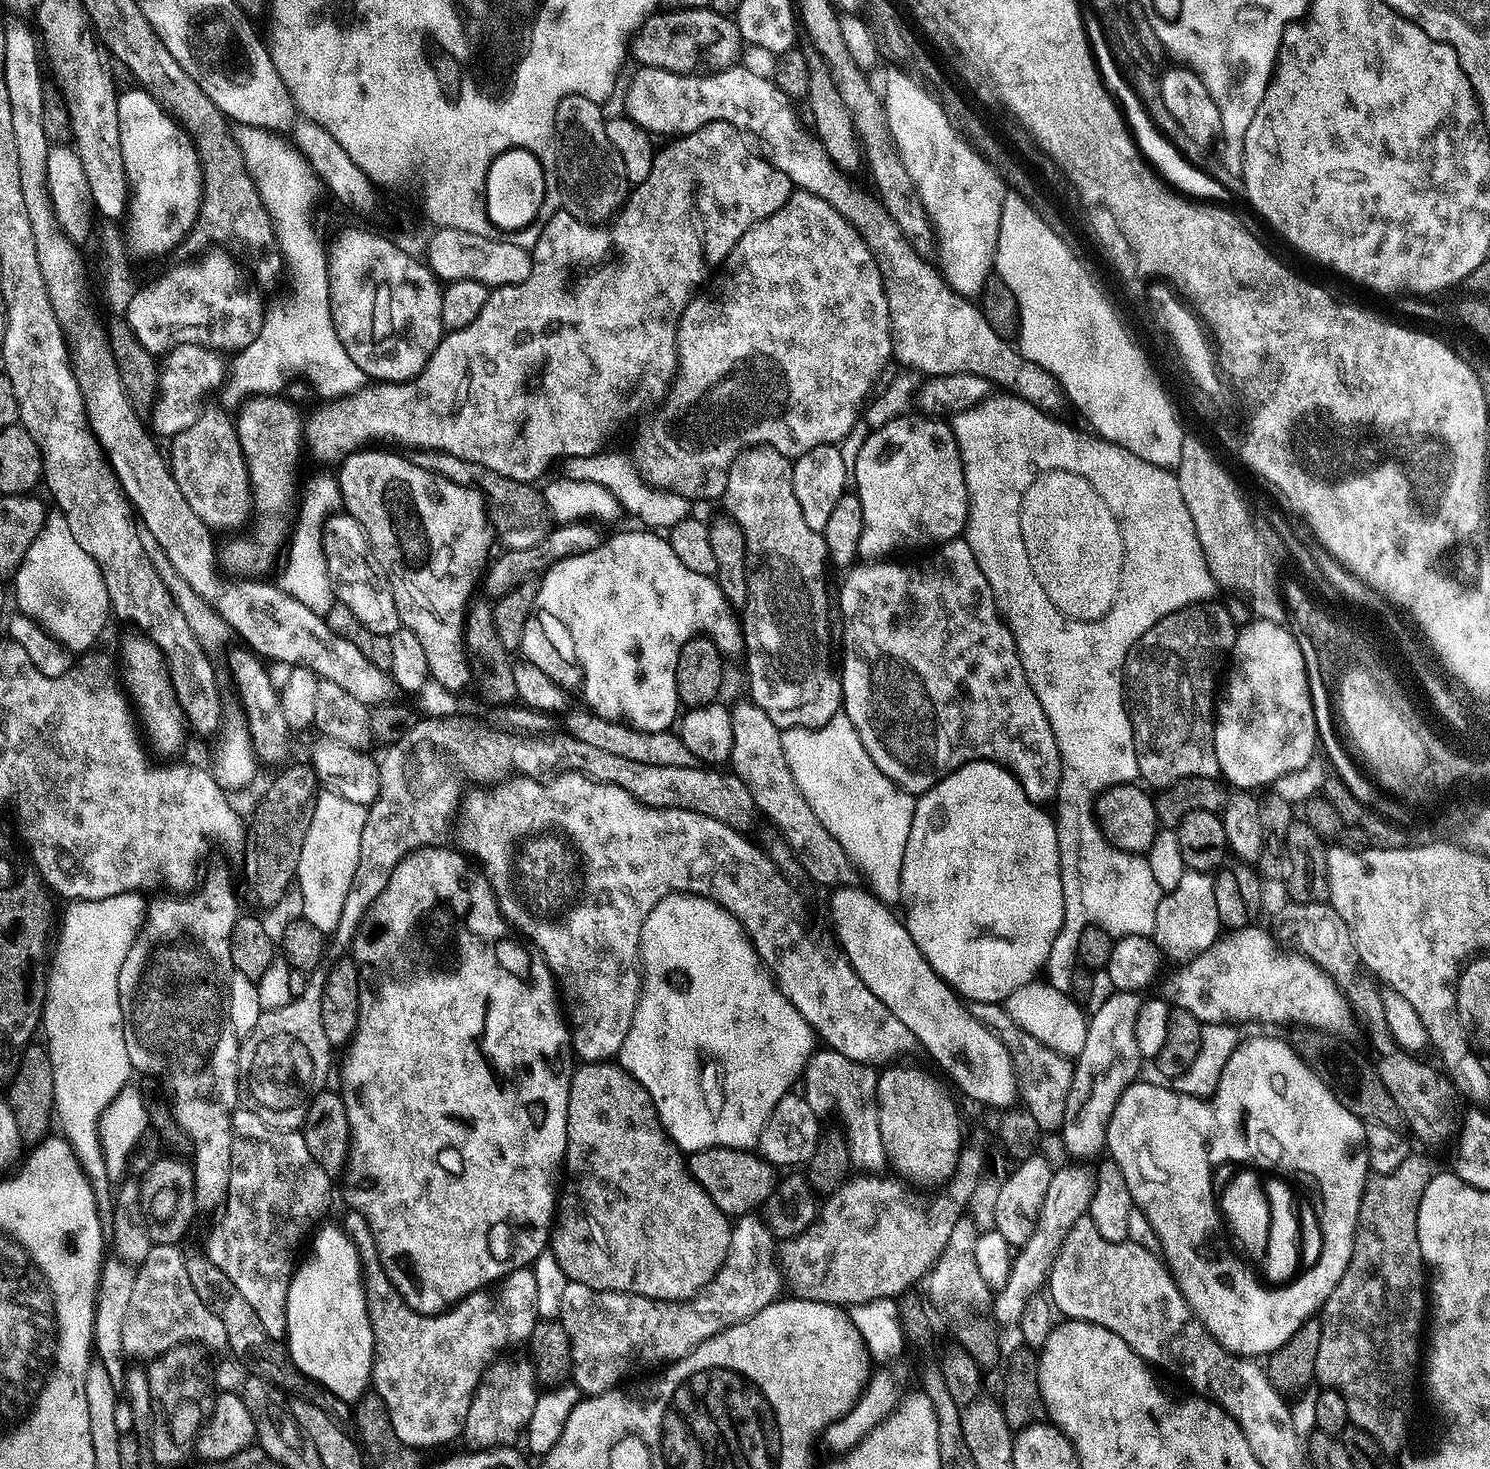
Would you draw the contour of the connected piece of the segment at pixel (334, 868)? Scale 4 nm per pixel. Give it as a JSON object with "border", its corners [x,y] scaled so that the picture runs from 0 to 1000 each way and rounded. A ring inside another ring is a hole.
{"border":[[[222,538],[213,538],[211,545],[208,551],[209,556],[208,557],[208,565],[205,565],[205,573],[203,573],[203,584],[200,587],[200,592],[199,593],[198,601],[201,602],[201,613],[204,615],[204,621],[203,621],[203,626],[208,628],[208,630],[213,630],[213,633],[216,633],[219,636],[225,635],[227,630],[228,626],[230,623],[230,617],[232,612],[232,609],[234,608],[235,602],[237,600],[238,592],[240,590],[241,577],[243,571],[243,564],[246,560],[246,555],[247,551],[244,547],[240,546],[235,546],[235,543],[230,543],[230,541]]]}

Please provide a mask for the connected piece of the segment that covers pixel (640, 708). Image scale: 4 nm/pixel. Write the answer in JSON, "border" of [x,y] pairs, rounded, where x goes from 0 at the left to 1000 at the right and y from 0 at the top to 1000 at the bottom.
{"border":[[[429,361],[430,362],[416,362],[414,365],[406,367],[399,374],[393,377],[381,378],[379,381],[374,382],[372,385],[369,385],[367,389],[362,393],[362,401],[360,405],[360,409],[357,413],[357,420],[353,423],[353,429],[350,432],[350,437],[348,443],[351,449],[355,449],[364,459],[366,459],[369,462],[375,466],[377,468],[382,472],[390,474],[391,479],[397,484],[401,485],[404,489],[413,490],[417,493],[422,493],[423,496],[434,497],[434,498],[447,498],[454,492],[455,490],[455,477],[454,475],[454,451],[455,445],[458,440],[468,432],[472,432],[475,435],[480,437],[484,447],[491,448],[491,447],[500,446],[499,428],[495,417],[491,411],[485,404],[483,398],[479,393],[474,391],[468,391],[468,388],[463,388],[463,385],[458,385],[455,383],[455,377],[448,371],[448,367],[445,364],[441,364],[438,361]]]}

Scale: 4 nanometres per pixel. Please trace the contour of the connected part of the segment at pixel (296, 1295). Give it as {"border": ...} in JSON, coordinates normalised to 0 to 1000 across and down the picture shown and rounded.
{"border":[[[230,835],[217,836],[209,845],[209,853],[205,858],[203,856],[196,867],[192,884],[192,914],[199,932],[205,938],[216,943],[227,952],[239,954],[248,947],[252,914],[247,897],[240,852]]]}

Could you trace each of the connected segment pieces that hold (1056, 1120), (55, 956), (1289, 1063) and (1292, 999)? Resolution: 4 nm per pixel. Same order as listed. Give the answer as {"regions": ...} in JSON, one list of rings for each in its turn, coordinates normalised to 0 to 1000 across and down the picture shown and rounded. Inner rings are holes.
{"regions":[[[[650,681],[649,685],[651,690],[654,690],[654,693],[656,693],[656,696],[662,698],[671,707],[672,712],[675,712],[684,748],[687,754],[690,754],[691,758],[694,758],[694,764],[697,764],[697,767],[701,771],[711,769],[715,758],[716,743],[719,741],[720,722],[716,719],[711,719],[707,715],[705,715],[705,712],[689,704],[689,701],[686,701],[679,695],[673,683]]],[[[94,607],[77,609],[77,611],[65,613],[50,613],[45,616],[43,627],[40,627],[40,638],[36,640],[36,647],[34,651],[32,663],[32,677],[30,679],[28,690],[28,705],[31,709],[34,726],[36,728],[37,762],[43,767],[42,775],[50,783],[52,794],[63,810],[63,818],[67,826],[67,833],[72,837],[75,835],[75,814],[74,803],[72,802],[71,788],[67,779],[67,759],[71,753],[81,745],[81,738],[86,738],[83,732],[87,730],[87,717],[85,717],[83,706],[83,691],[79,679],[79,660],[91,641],[91,636],[98,623],[98,613]]],[[[840,705],[833,707],[828,717],[826,717],[826,723],[823,723],[823,728],[820,728],[820,734],[816,740],[816,744],[812,747],[797,746],[789,743],[789,740],[781,741],[779,738],[765,738],[760,737],[750,747],[747,760],[744,762],[742,784],[746,790],[753,796],[753,802],[756,802],[756,807],[758,807],[758,816],[761,822],[769,826],[769,832],[774,837],[779,846],[780,857],[787,867],[791,878],[796,884],[799,892],[807,900],[807,903],[814,909],[823,920],[836,924],[850,924],[859,918],[877,899],[881,898],[888,890],[890,884],[898,875],[901,867],[907,856],[907,846],[910,842],[910,834],[913,829],[913,816],[915,807],[918,805],[919,796],[918,786],[915,782],[916,763],[909,760],[891,741],[887,734],[870,717],[864,707],[858,708],[856,705]],[[816,790],[843,790],[843,792],[856,792],[856,795],[862,795],[862,798],[872,798],[881,809],[883,809],[883,814],[886,814],[886,825],[889,825],[889,855],[886,855],[886,860],[872,871],[872,874],[867,874],[867,877],[862,877],[862,880],[846,880],[843,874],[840,874],[840,869],[838,869],[838,862],[834,857],[832,858],[826,850],[819,850],[819,844],[816,844],[816,828],[813,828],[813,814],[811,814],[811,792],[816,792]]],[[[842,630],[822,634],[809,648],[805,648],[797,655],[793,656],[795,657],[782,668],[781,677],[785,684],[801,690],[801,693],[808,697],[829,696],[832,698],[838,697],[840,694],[846,694],[848,697],[885,700],[887,703],[892,704],[906,702],[907,696],[909,696],[909,690],[904,679],[896,668],[872,647],[864,648],[863,646],[864,645],[858,642],[857,638],[853,634],[848,634]]]]}

